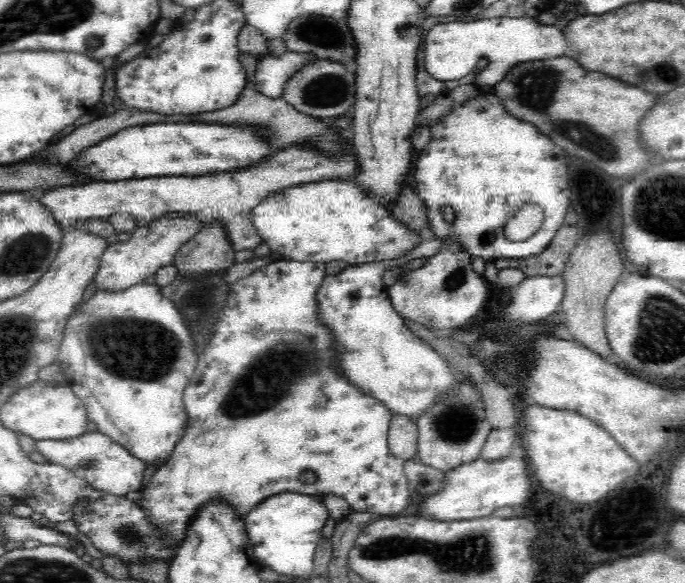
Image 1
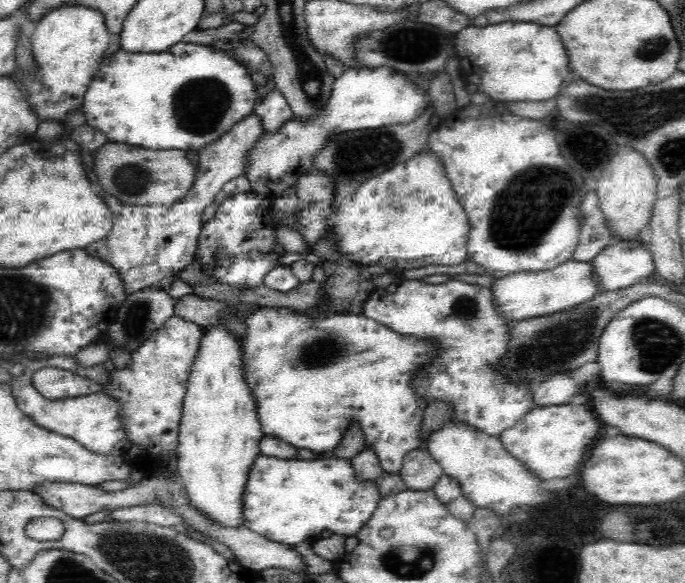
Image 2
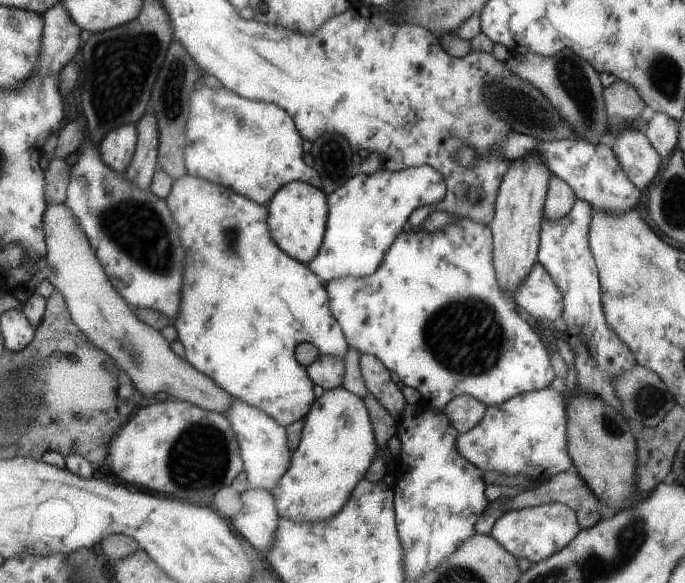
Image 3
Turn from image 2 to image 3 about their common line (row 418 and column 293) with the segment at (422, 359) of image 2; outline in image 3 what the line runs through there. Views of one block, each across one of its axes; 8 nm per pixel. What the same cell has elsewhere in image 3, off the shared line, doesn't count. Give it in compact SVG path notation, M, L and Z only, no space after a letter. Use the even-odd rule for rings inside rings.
M186 174L174 180L171 191L164 200L166 200L167 205L174 214L175 221L180 226L180 234L184 232L184 242L188 242L188 286L184 286L184 314L180 314L180 318L174 320L178 339L185 348L186 360L202 374L207 374L211 379L215 379L234 399L243 400L250 406L263 410L285 428L294 421L298 421L299 418L304 419L310 412L316 396L313 391L314 383L307 373L307 367L300 364L295 357L296 348L298 348L299 344L310 343L316 346L320 355L333 356L342 360L349 351L348 341L344 336L342 327L331 313L330 296L326 294L322 282L318 280L319 276L314 274L307 264L298 262L284 252L271 237L271 230L267 225L267 218L269 217L268 206L254 202L246 195L238 194L231 187L225 187L220 183L213 183L208 179Z

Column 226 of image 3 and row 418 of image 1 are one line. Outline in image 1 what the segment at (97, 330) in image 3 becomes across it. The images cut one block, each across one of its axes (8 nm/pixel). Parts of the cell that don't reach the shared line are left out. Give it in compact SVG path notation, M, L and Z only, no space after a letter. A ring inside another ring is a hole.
M393 415L387 429L390 453L403 462L417 458L418 427L408 416Z

